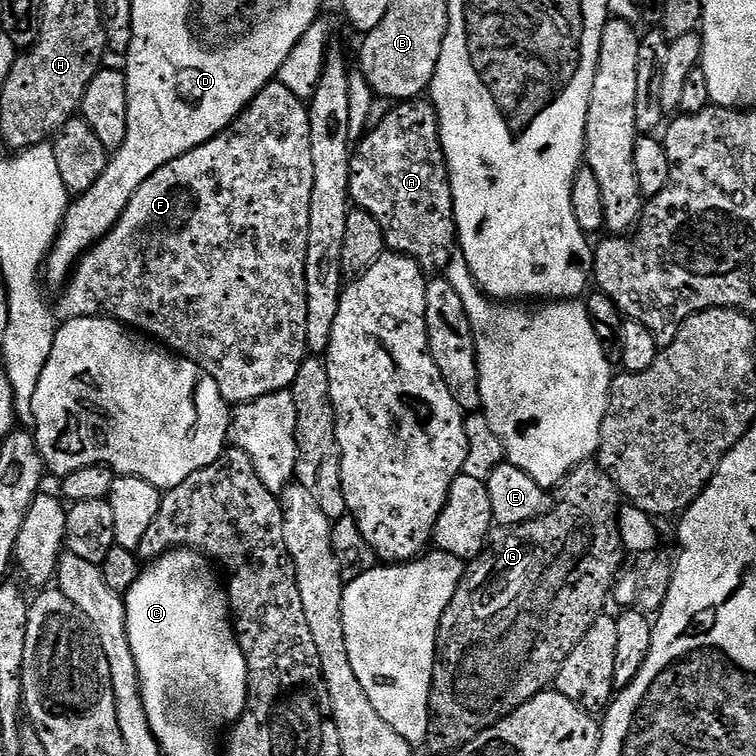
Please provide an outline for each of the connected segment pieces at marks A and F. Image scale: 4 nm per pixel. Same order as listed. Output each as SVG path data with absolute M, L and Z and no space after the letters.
M428 98L408 99L392 106L374 124L352 153L348 187L351 203L366 210L382 226L384 243L391 251L417 260L425 270L447 269L457 251L458 237L436 107Z
M279 82L268 84L252 99L251 104L244 107L240 117L229 128L224 128L217 136L210 138L202 146L174 158L166 166L162 166L154 174L150 174L150 178L146 178L146 182L142 182L142 186L138 186L138 190L132 195L126 206L126 210L122 210L116 225L100 241L93 244L80 257L80 261L76 263L72 275L68 278L68 283L63 285L64 297L57 304L54 304L54 315L57 321L72 320L76 316L107 316L113 320L119 320L121 324L128 325L129 329L140 334L147 334L153 341L159 342L163 347L175 352L176 355L184 356L190 362L204 368L206 374L210 374L210 378L214 378L214 382L218 382L218 390L222 390L222 398L232 406L248 404L252 400L257 400L263 396L291 389L294 378L298 378L298 370L302 366L302 362L309 355L308 343L306 342L306 250L308 249L308 235L310 234L310 194L314 190L314 158L310 158L310 118L308 117L308 110L309 105L305 101L299 100L294 94L290 94L290 90L286 90L286 86L282 86Z

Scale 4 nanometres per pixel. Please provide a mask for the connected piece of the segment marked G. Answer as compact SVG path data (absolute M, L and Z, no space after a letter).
M585 462L579 464L573 472L569 472L564 477L562 483L555 489L556 505L549 507L543 516L536 519L505 527L503 530L496 530L489 535L486 551L479 561L480 569L472 576L472 585L461 586L454 594L450 606L442 614L440 623L440 634L438 637L438 656L436 669L432 675L432 693L428 703L428 739L426 748L432 752L452 752L464 747L472 741L478 734L490 730L502 718L509 716L518 706L530 702L538 694L549 691L555 685L558 678L558 670L570 658L570 650L582 642L582 634L594 626L594 622L605 611L604 603L608 600L608 595L612 592L612 583L616 580L616 575L620 572L620 567L624 564L626 549L620 537L618 515L618 489L615 482L609 478L607 472L596 462Z

